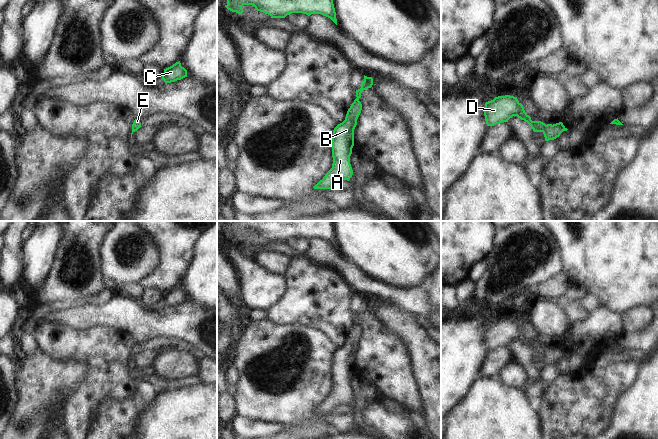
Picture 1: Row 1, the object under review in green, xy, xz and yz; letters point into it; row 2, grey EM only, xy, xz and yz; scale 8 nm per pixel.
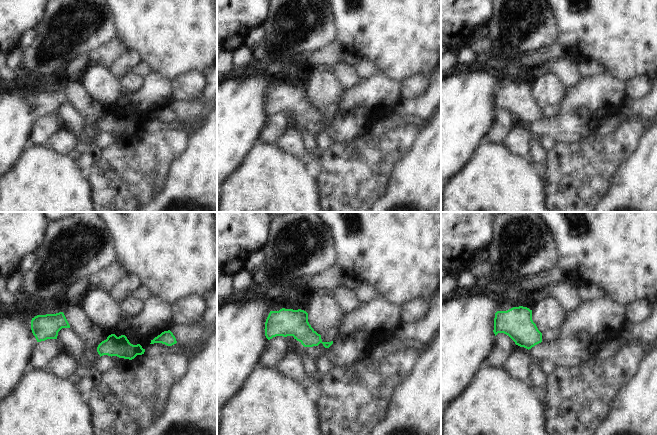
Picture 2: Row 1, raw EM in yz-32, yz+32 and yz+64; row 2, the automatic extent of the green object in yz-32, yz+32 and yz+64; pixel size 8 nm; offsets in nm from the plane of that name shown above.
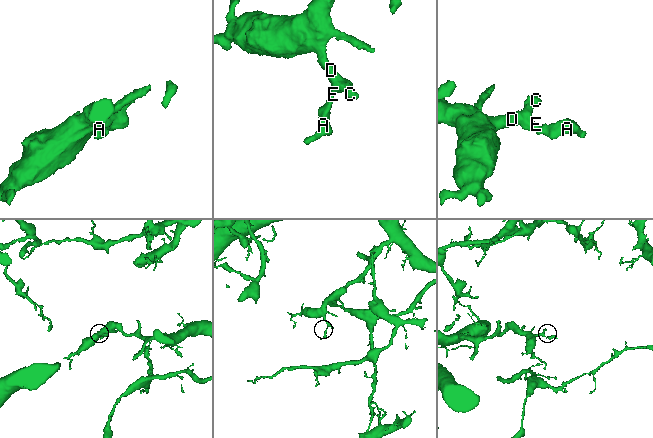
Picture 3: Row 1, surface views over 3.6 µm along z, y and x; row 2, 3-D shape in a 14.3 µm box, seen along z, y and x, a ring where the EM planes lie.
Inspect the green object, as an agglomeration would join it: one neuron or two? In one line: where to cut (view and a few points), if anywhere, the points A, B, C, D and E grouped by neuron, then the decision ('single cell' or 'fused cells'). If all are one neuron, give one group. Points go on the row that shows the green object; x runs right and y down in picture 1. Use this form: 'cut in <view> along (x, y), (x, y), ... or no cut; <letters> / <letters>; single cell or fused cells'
no cut; A B C D E; single cell

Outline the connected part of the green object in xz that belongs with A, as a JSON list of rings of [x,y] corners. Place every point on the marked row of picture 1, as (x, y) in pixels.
[[[364,75],[364,81],[361,88],[356,90],[356,99],[347,111],[345,120],[338,124],[333,130],[332,137],[332,168],[325,174],[313,188],[314,189],[332,189],[339,180],[350,180],[353,170],[350,164],[350,156],[354,146],[354,129],[357,125],[357,119],[362,110],[362,104],[359,101],[363,90],[371,88],[373,78]]]

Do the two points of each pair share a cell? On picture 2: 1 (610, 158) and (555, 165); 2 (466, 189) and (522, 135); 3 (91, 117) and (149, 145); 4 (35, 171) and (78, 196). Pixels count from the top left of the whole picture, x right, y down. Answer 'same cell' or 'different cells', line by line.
1: same cell
2: different cells
3: different cells
4: same cell

